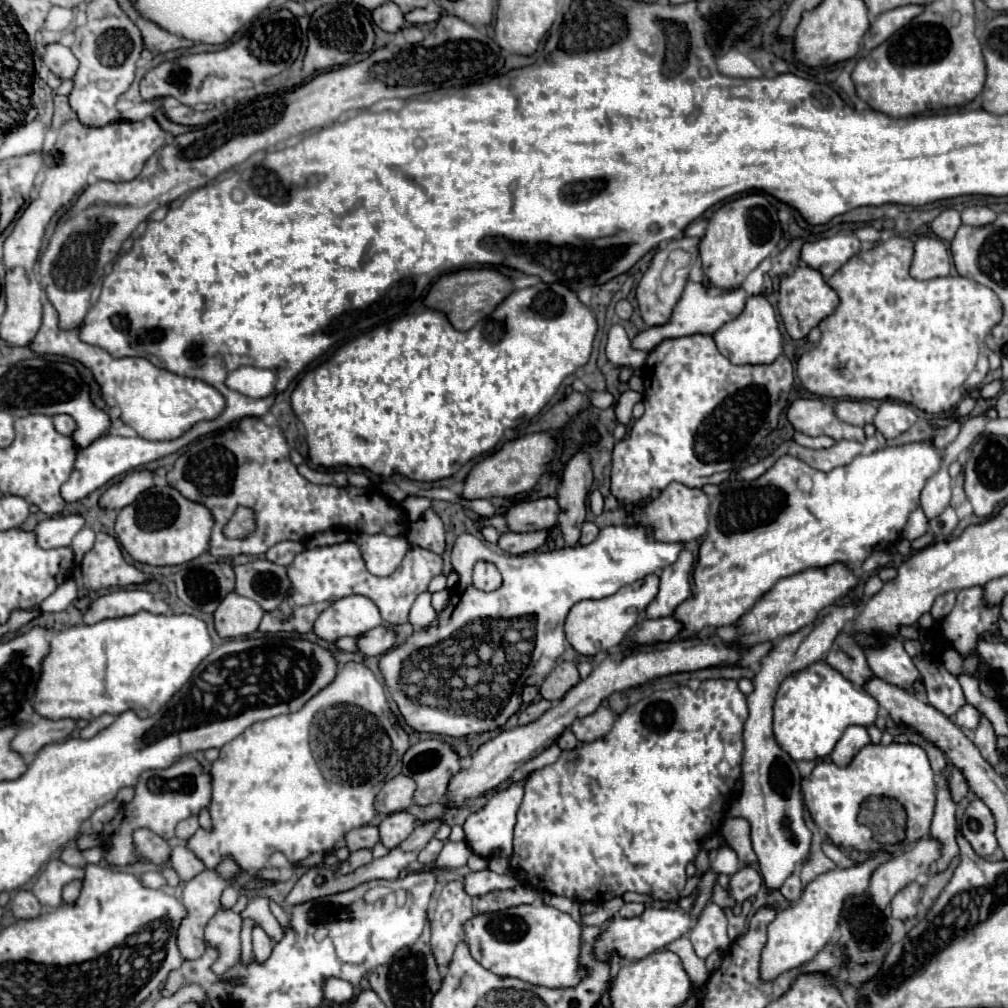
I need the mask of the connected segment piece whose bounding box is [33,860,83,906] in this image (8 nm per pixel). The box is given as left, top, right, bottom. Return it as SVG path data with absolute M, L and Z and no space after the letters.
M51 860L47 864L47 868L43 870L43 874L37 878L37 882L33 884L33 892L41 900L41 904L45 904L45 906L61 906L61 902L63 902L63 898L61 898L63 886L69 884L71 880L77 880L77 878L83 878L81 868L67 866L61 860Z

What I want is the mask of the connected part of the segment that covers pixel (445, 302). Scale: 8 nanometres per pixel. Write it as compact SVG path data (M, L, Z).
M459 270L453 274L445 274L441 276L429 290L429 294L425 296L423 304L425 308L443 312L447 316L447 320L453 324L455 330L459 332L467 332L469 328L473 328L479 320L487 318L501 300L505 300L505 296L513 290L511 280L501 276L495 270Z

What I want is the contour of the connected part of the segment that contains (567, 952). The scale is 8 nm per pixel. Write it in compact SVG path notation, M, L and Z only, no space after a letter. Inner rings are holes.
M529 904L529 906L515 906L503 912L493 914L479 914L465 922L465 942L471 948L471 956L487 970L495 972L497 976L511 976L519 978L529 984L539 984L547 988L573 988L581 980L587 978L589 970L579 964L581 956L581 924L577 924L569 914L545 906L545 904Z

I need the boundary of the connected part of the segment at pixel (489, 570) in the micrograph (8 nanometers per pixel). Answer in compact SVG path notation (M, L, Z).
M479 560L475 564L475 572L473 572L473 586L479 588L479 590L485 590L485 592L491 592L491 590L497 590L499 584L487 584L487 574L497 574L497 568L489 562L483 562Z

